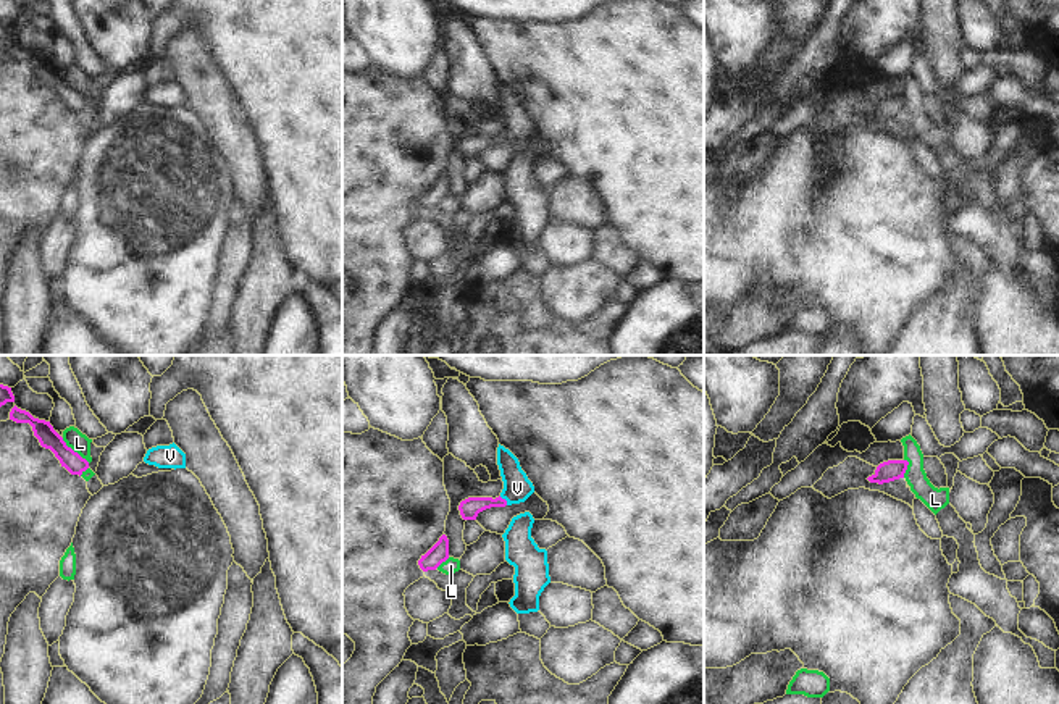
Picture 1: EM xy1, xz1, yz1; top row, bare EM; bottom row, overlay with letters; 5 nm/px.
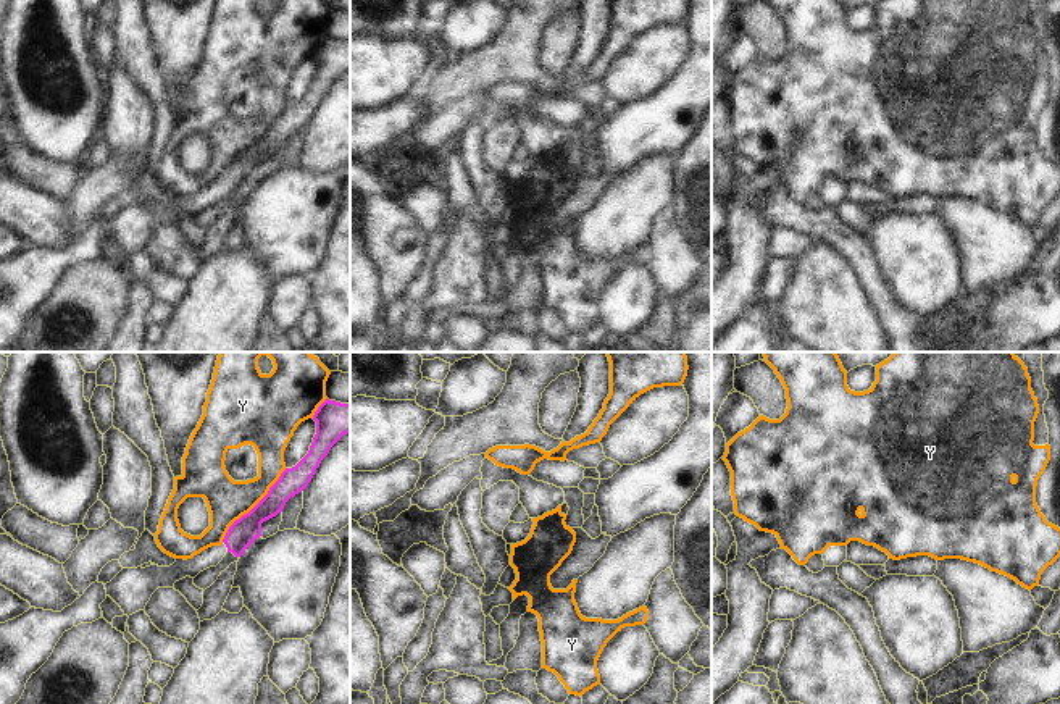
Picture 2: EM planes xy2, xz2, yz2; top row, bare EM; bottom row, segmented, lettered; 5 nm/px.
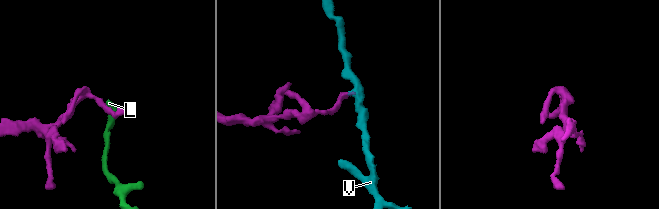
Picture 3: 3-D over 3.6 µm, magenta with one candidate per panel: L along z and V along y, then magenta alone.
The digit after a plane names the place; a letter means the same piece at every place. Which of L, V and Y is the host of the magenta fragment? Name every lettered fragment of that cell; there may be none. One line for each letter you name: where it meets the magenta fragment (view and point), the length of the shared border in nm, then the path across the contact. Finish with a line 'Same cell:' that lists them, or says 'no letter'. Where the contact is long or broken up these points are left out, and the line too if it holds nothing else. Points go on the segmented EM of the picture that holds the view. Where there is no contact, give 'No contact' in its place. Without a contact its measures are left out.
Same cell: no letter.

